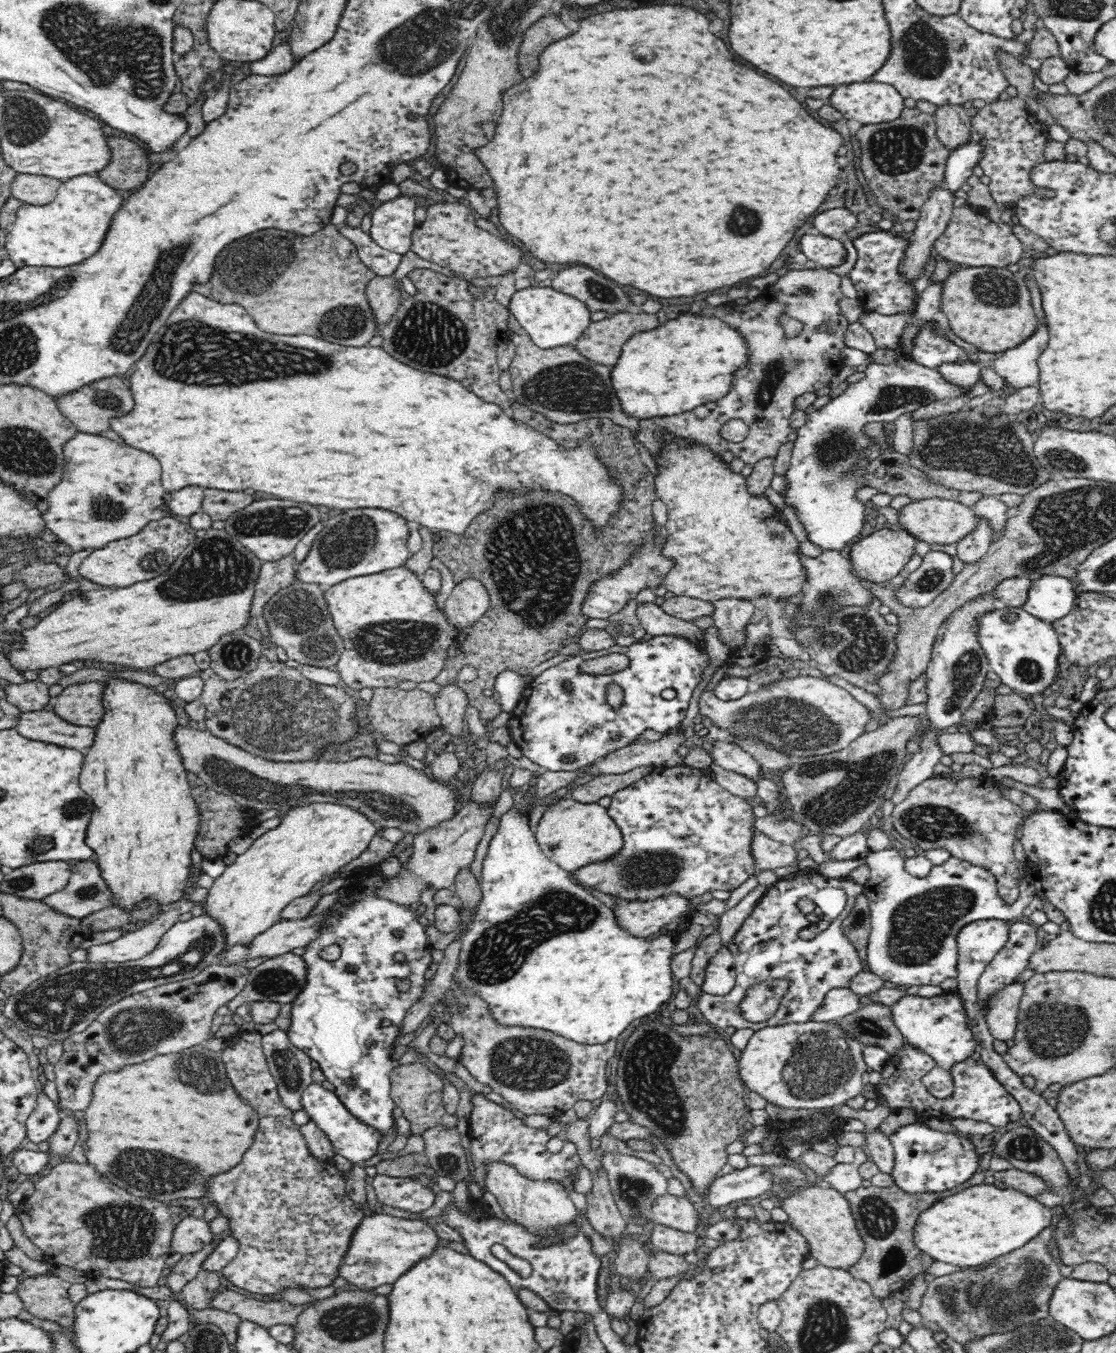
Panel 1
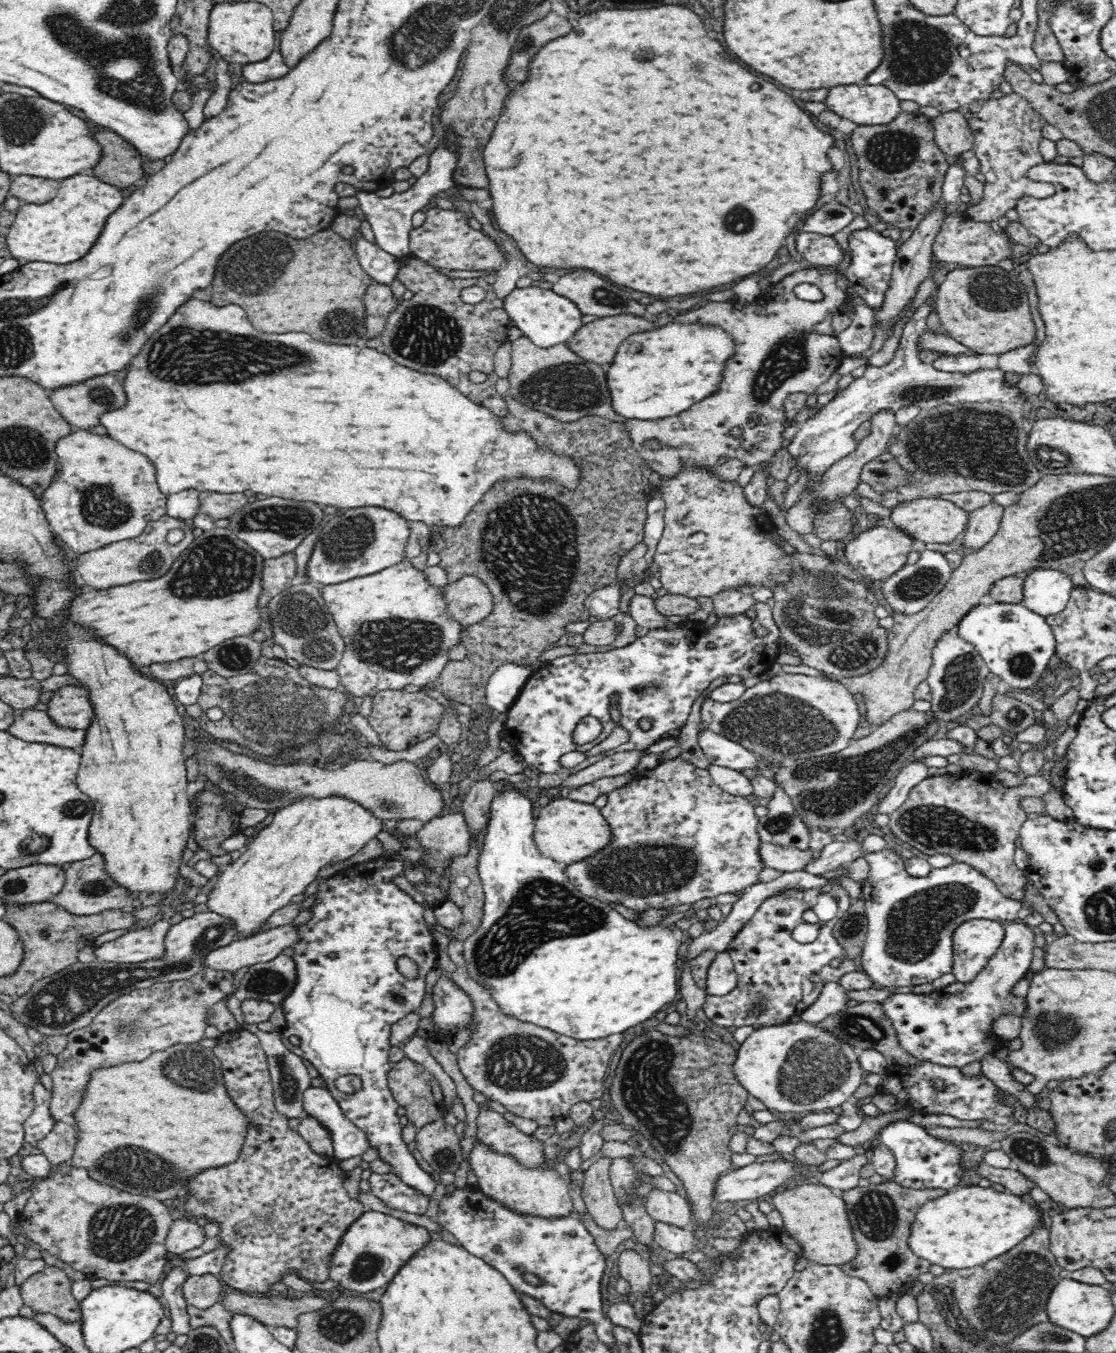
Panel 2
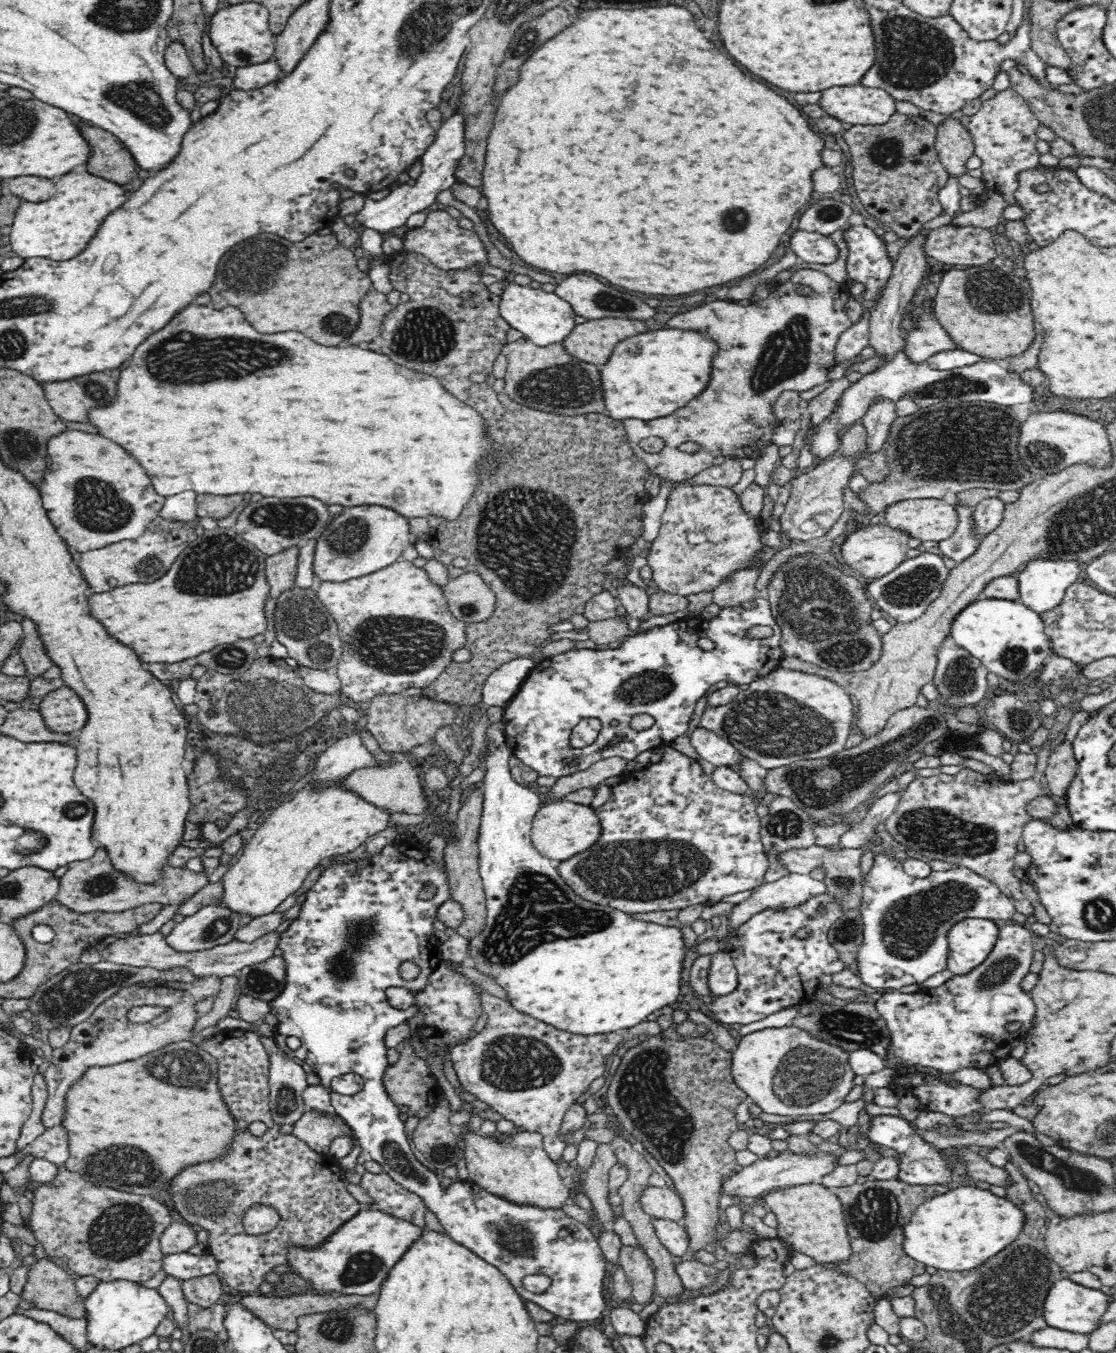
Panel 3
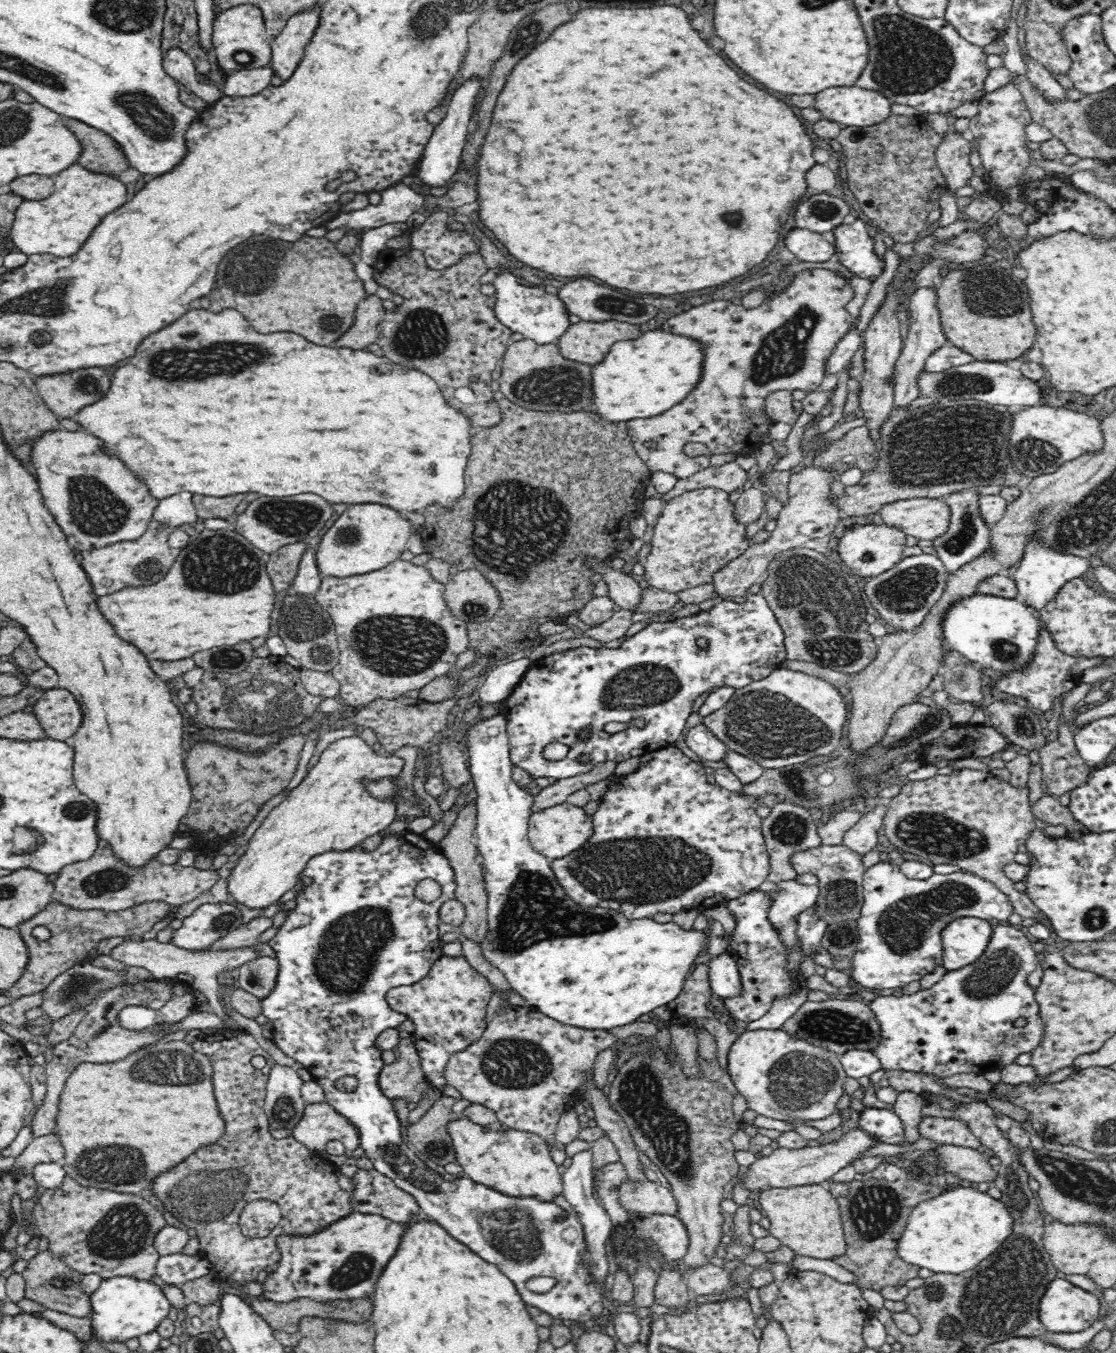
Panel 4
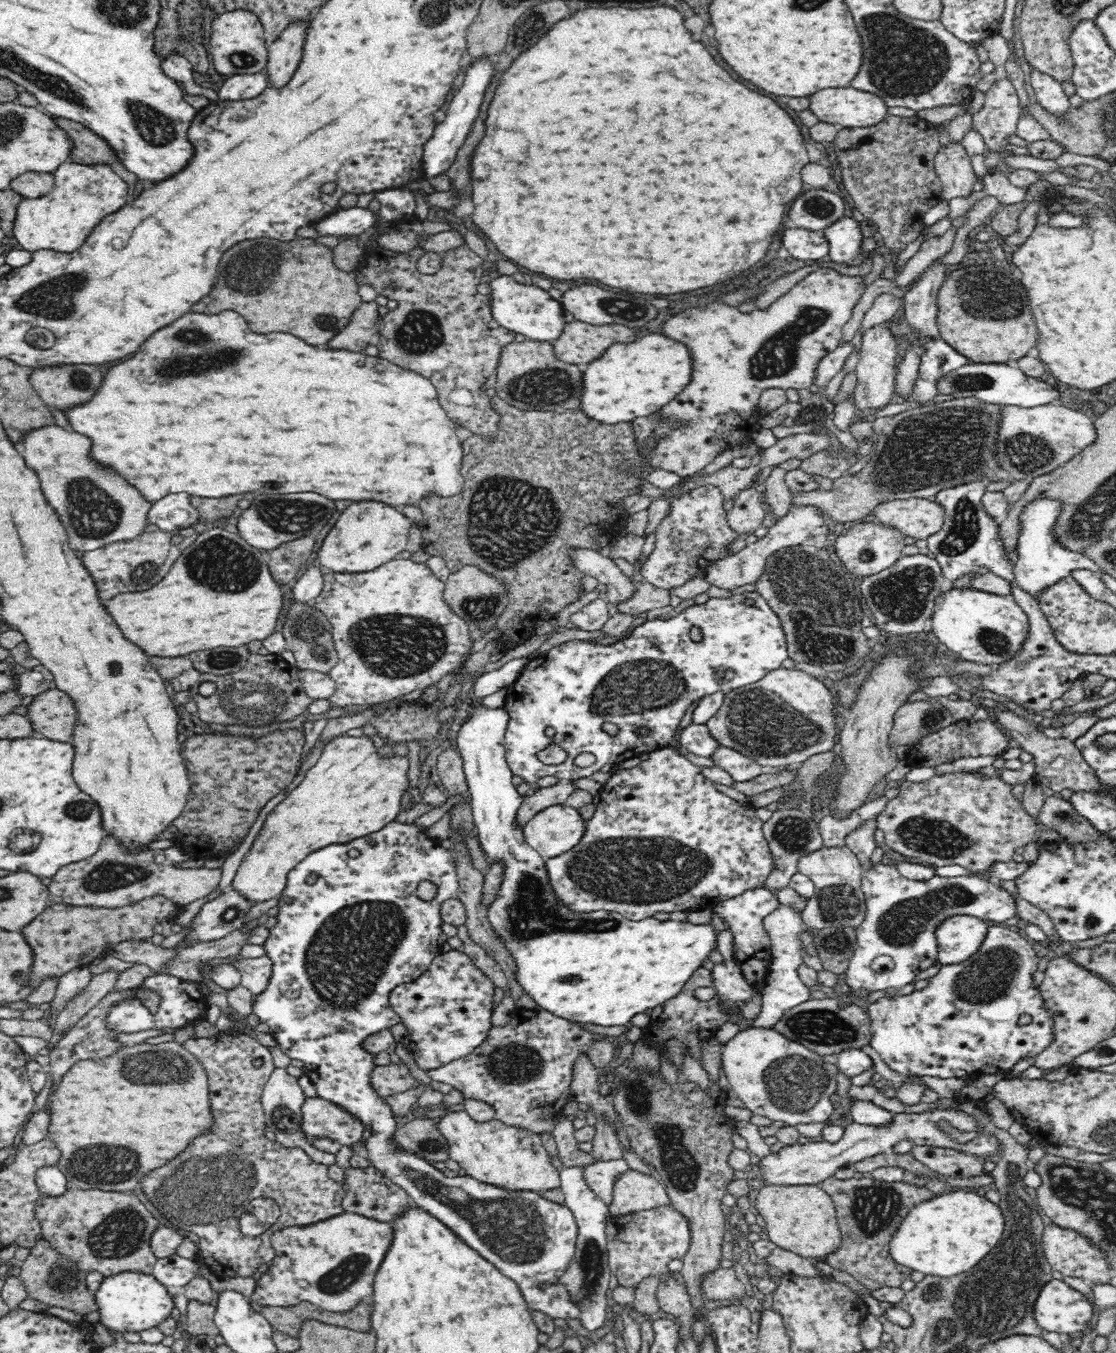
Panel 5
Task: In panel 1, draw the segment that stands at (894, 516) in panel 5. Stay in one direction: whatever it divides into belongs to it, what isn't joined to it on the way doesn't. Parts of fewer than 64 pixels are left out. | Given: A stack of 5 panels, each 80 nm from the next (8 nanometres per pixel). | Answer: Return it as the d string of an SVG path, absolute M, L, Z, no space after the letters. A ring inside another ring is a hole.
M926 498L924 500L914 499L907 505L898 509L898 528L908 531L917 540L924 540L928 544L956 544L966 534L974 530L978 522L978 515L974 508L964 506L954 500L943 498Z

